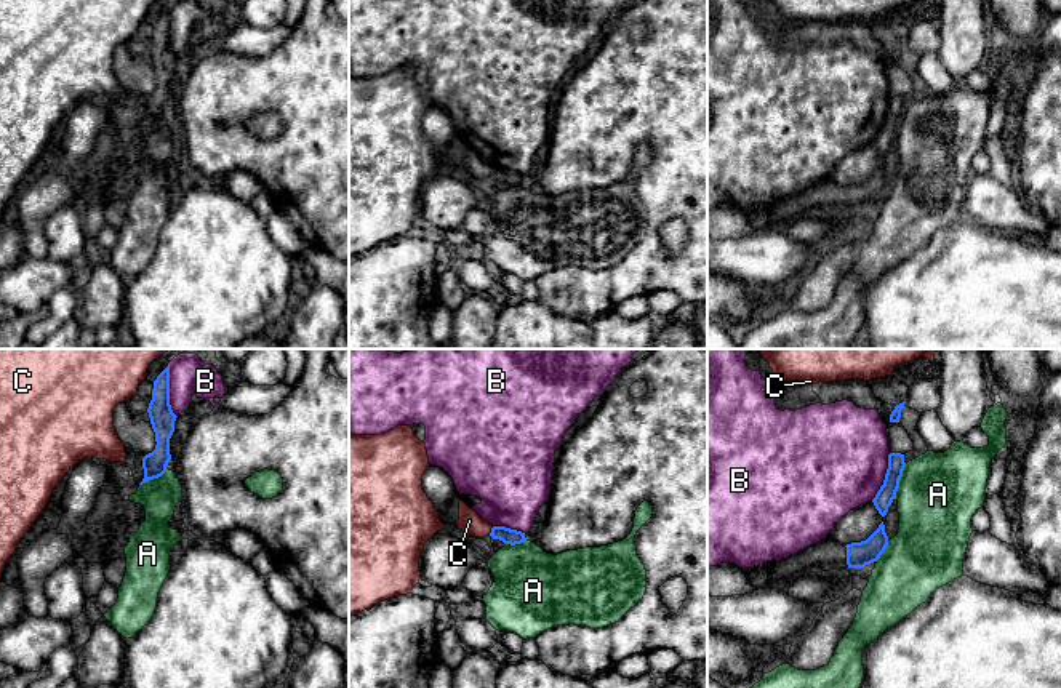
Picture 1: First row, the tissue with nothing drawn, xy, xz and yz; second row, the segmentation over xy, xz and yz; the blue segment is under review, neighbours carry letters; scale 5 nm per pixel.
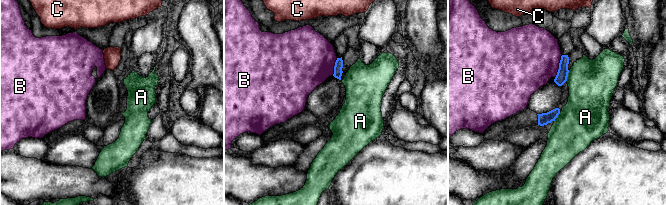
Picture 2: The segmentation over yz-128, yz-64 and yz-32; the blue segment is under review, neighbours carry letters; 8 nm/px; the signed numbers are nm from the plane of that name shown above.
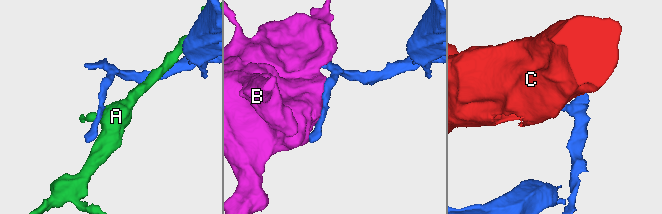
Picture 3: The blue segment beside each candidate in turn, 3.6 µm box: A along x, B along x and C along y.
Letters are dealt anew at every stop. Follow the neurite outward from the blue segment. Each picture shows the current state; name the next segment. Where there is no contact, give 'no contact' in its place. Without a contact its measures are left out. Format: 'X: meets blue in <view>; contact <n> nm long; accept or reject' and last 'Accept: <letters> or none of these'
A: meets blue in yz; contact 190 nm long; reject
B: meets blue in xy; contact 280 nm long; reject
C: meets blue in xz; contact 50 nm long; reject
Accept: none of these

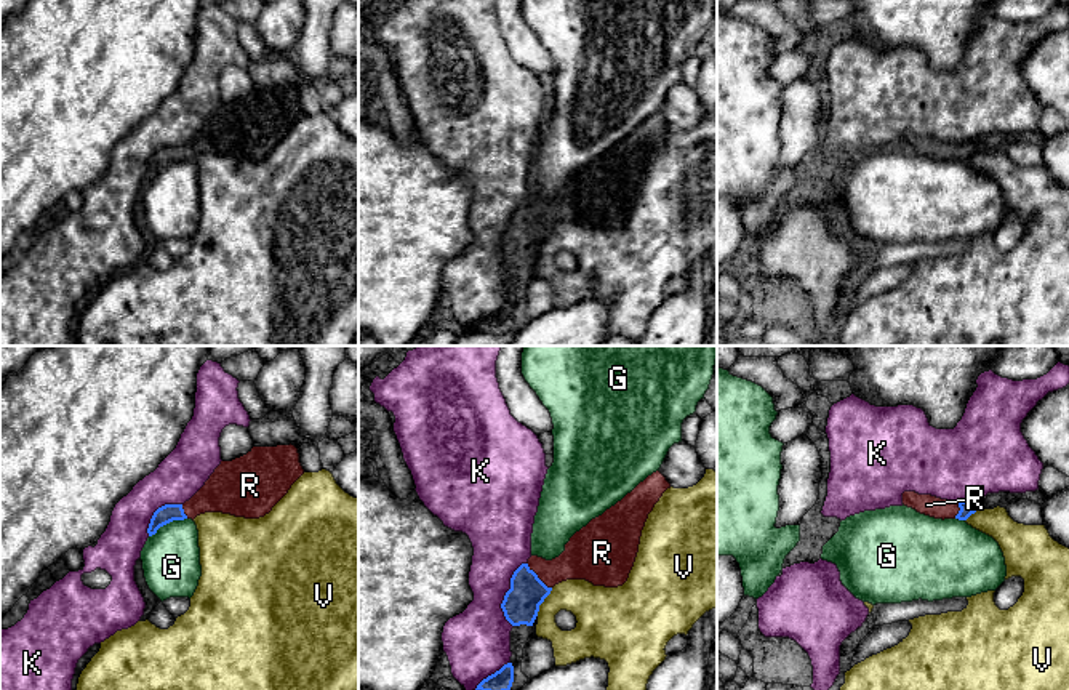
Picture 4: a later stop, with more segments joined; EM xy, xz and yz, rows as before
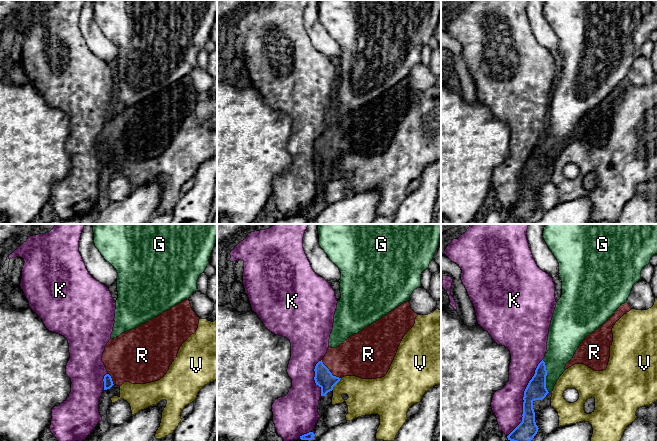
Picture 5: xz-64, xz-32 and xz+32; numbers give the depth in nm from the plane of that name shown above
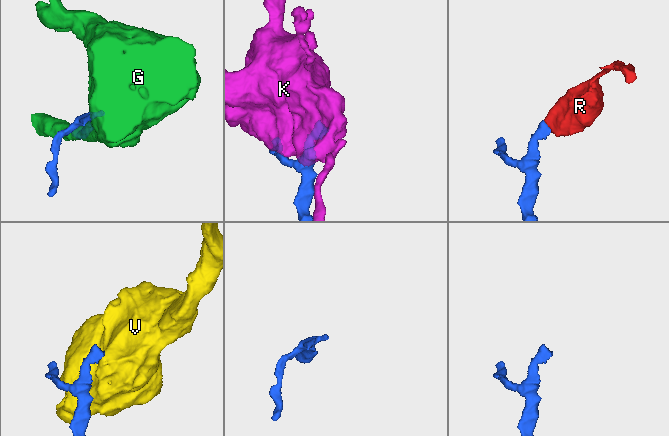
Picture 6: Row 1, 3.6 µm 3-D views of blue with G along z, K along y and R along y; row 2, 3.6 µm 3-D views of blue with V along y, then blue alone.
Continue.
G: meets blue in xy; contact 220 nm long; reject
K: meets blue in xz; contact 340 nm long; reject
R: meets blue in xz; contact 180 nm long; accept
V: meets blue in xz; contact 170 nm long; reject
Accept: R

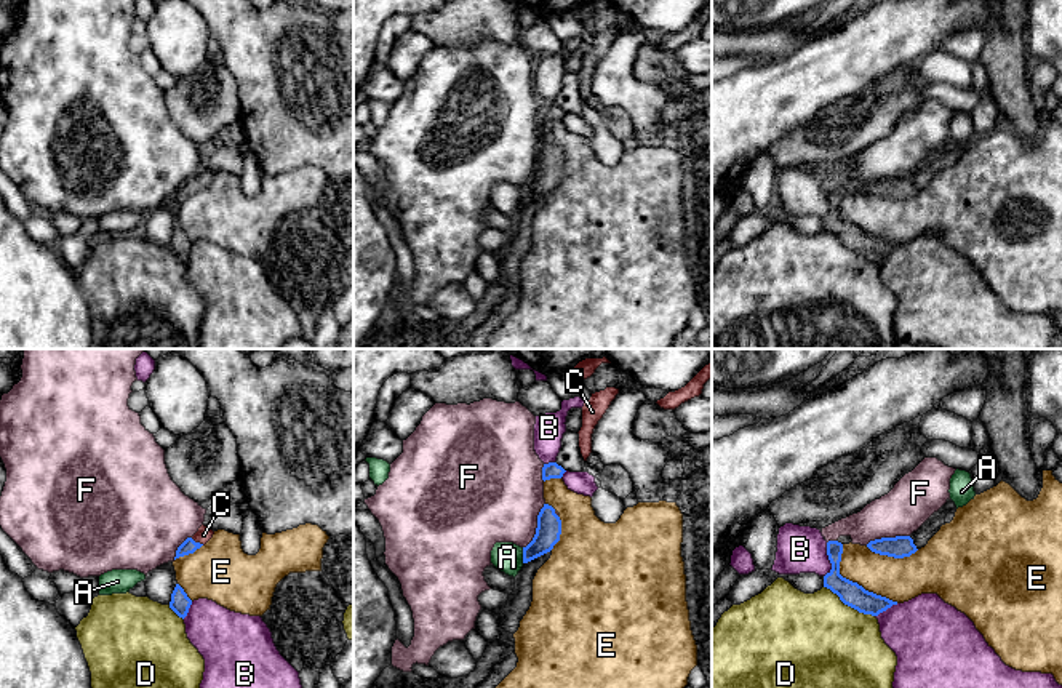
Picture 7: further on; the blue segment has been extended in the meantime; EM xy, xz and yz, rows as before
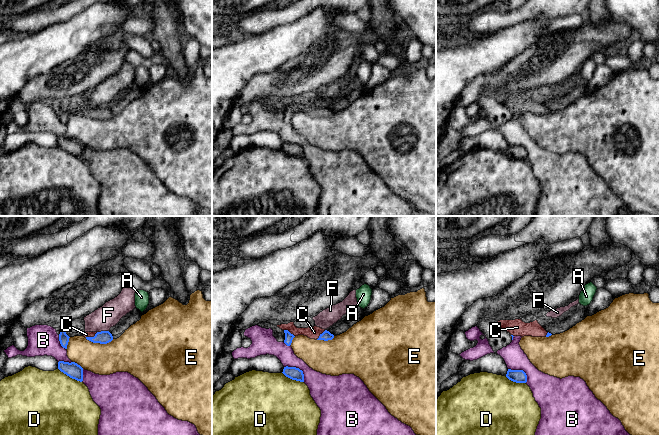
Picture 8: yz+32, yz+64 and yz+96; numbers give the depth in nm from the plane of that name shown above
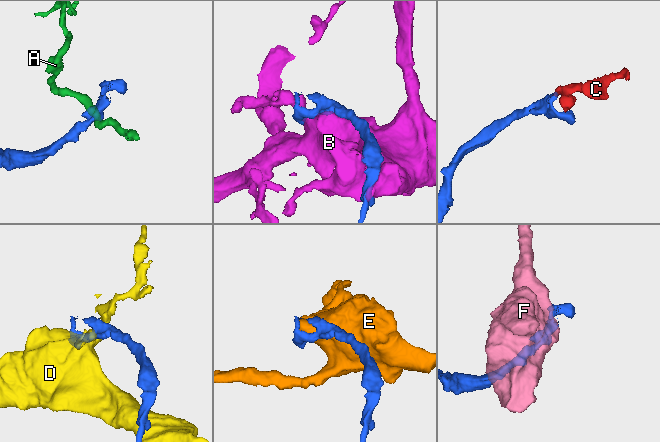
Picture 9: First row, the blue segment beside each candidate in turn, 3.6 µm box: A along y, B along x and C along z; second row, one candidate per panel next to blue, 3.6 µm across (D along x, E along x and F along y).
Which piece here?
A: meets blue in xz; contact 80 nm long; reject
B: meets blue in yz; contact 180 nm long; reject
C: meets blue in xy; contact 80 nm long; accept
D: meets blue in yz; contact 300 nm long; reject
E: meets blue in yz; contact 400 nm long; reject
F: meets blue in xz; contact 260 nm long; reject
Accept: C

